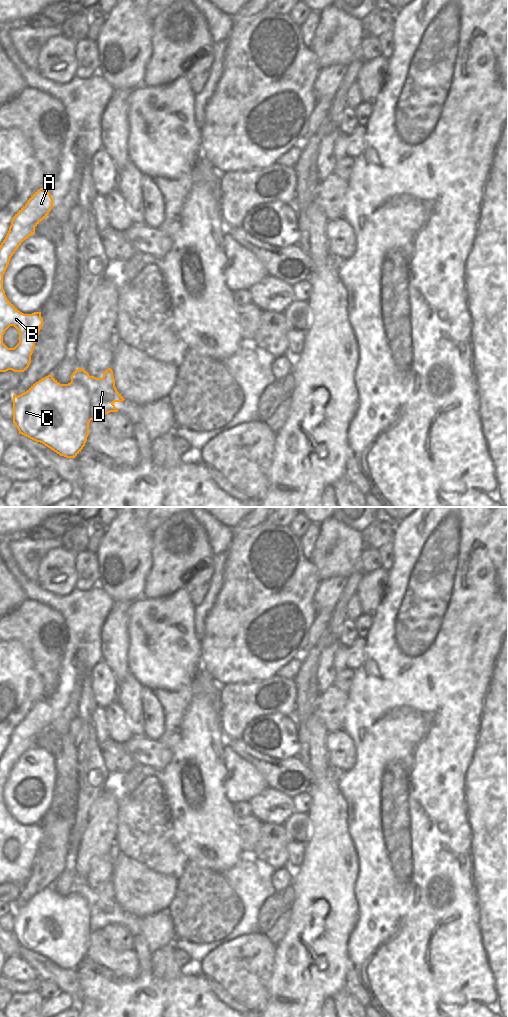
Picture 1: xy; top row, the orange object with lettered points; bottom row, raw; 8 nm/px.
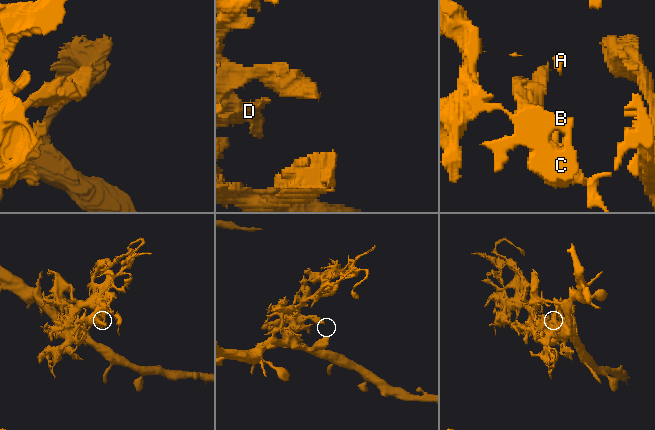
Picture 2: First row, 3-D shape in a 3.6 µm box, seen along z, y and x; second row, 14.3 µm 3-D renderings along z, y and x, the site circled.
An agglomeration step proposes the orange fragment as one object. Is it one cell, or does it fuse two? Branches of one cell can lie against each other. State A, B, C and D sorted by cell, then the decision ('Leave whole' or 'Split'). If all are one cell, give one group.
Groups: A B D / C. Split

